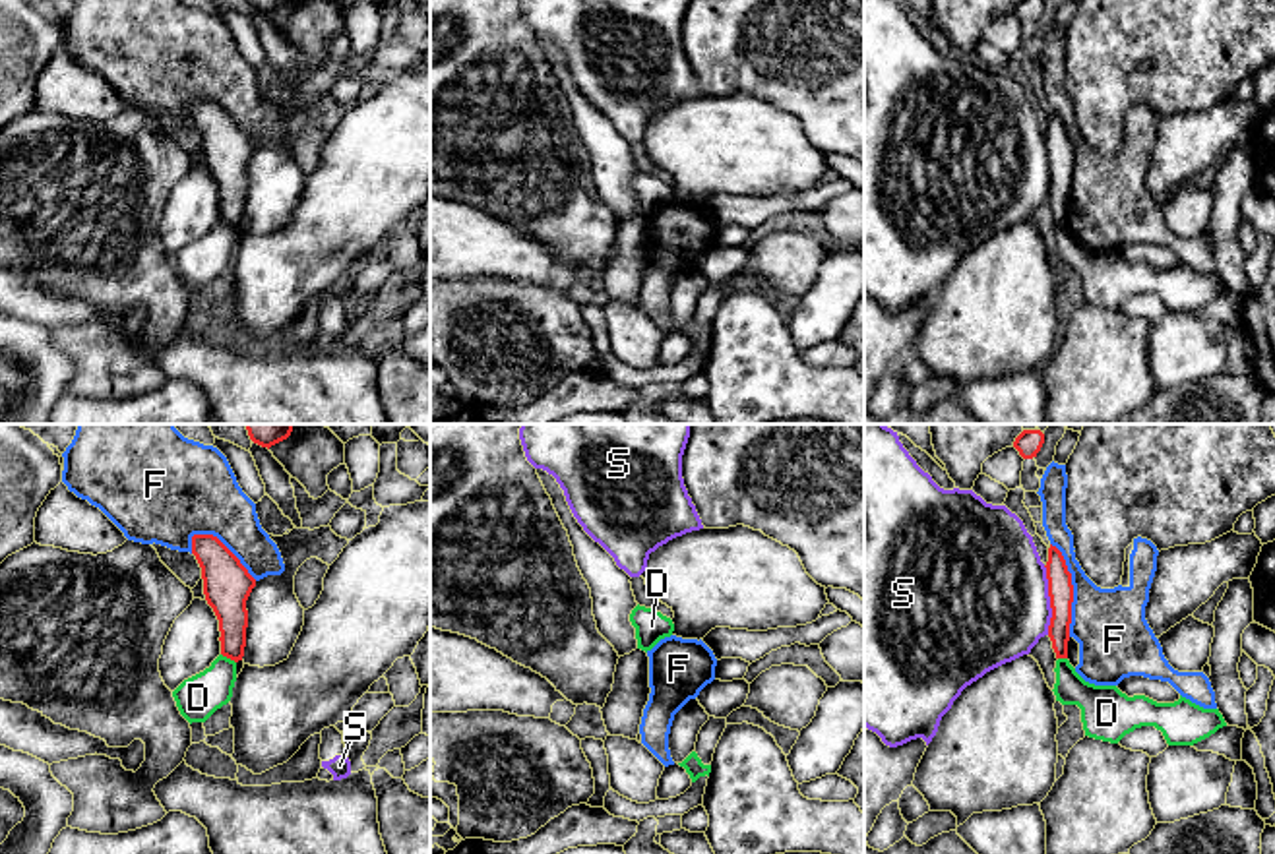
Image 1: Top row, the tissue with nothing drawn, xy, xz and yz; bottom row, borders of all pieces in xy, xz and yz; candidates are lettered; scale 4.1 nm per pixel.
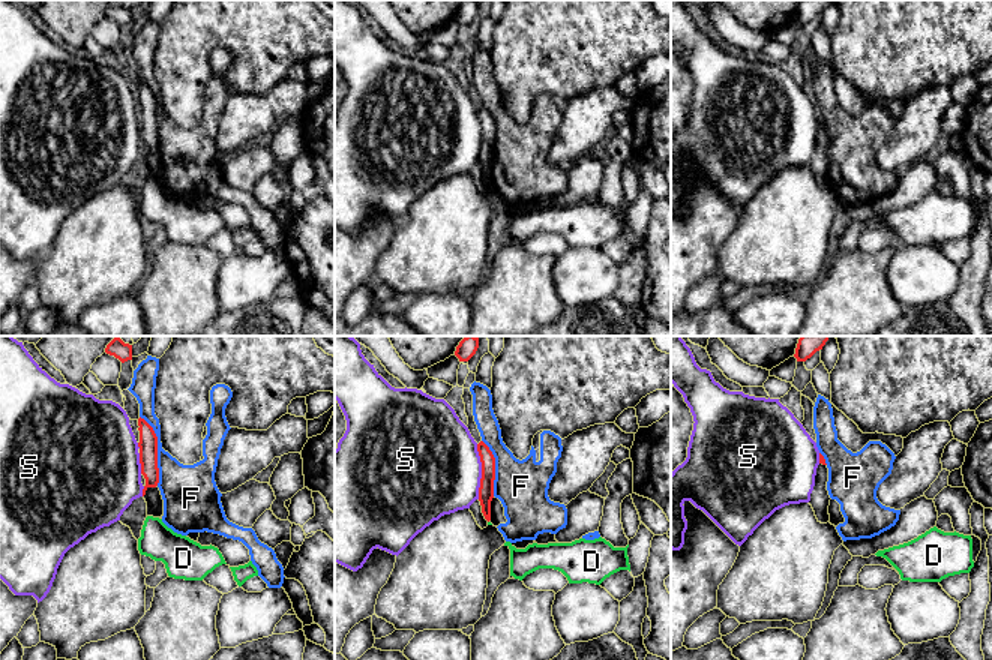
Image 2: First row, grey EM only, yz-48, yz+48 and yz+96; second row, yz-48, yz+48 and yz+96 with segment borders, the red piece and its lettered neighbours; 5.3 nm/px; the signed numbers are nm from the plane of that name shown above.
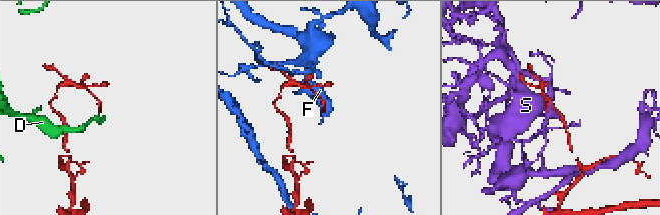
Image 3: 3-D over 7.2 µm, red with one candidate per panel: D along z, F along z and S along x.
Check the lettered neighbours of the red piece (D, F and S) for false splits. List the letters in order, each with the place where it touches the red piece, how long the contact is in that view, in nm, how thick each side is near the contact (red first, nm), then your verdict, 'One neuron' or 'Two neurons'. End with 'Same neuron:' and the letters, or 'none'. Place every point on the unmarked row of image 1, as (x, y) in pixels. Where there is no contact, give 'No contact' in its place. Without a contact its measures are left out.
D: Touches red at xy (229, 223). Shared border 80 nm. Thickness 160 nm (red) against 180 nm. Two neurons
F: Touches red at yz (1072, 155). Shared border 400 nm. Thickness 110 nm (red) against 300 nm. Two neurons
S: Touches red at yz (1051, 167). Shared border 280 nm. Thickness 110 nm (red) against 480 nm. Two neurons
Same neuron: none

